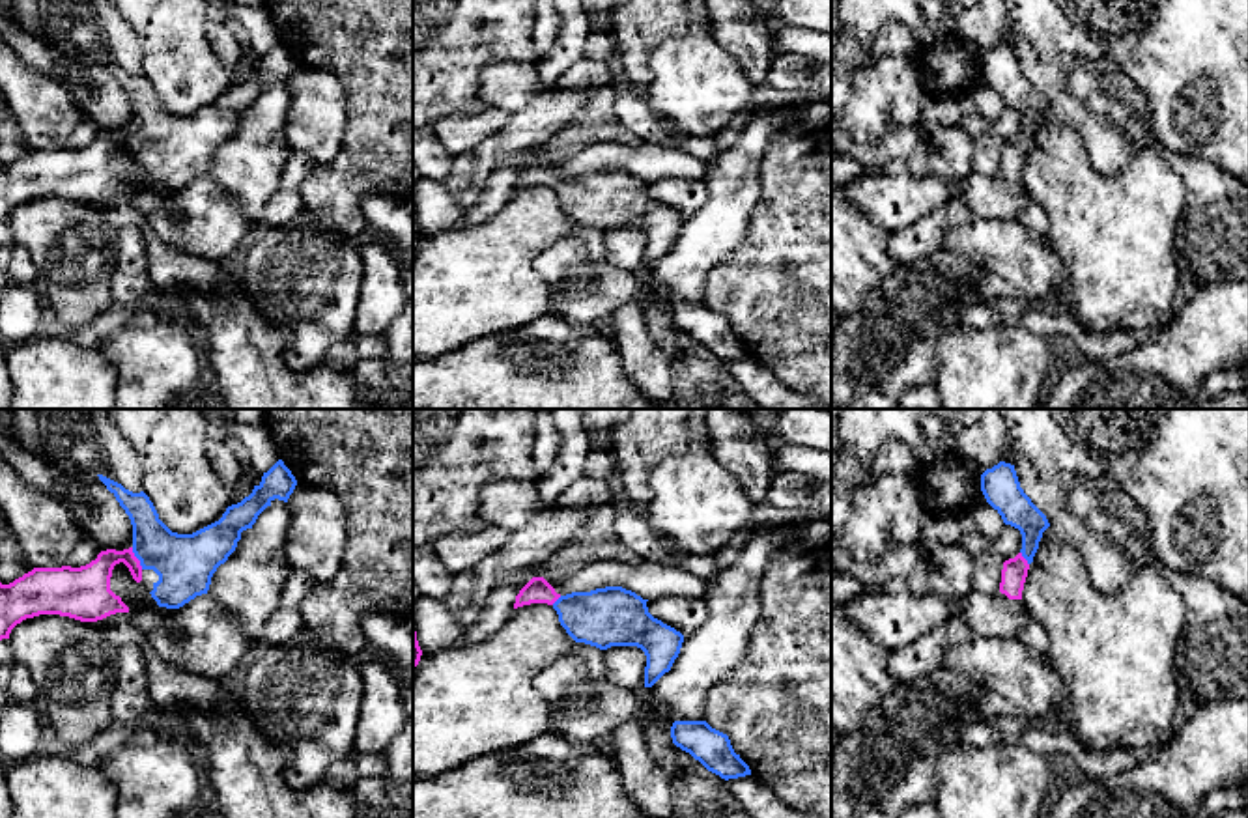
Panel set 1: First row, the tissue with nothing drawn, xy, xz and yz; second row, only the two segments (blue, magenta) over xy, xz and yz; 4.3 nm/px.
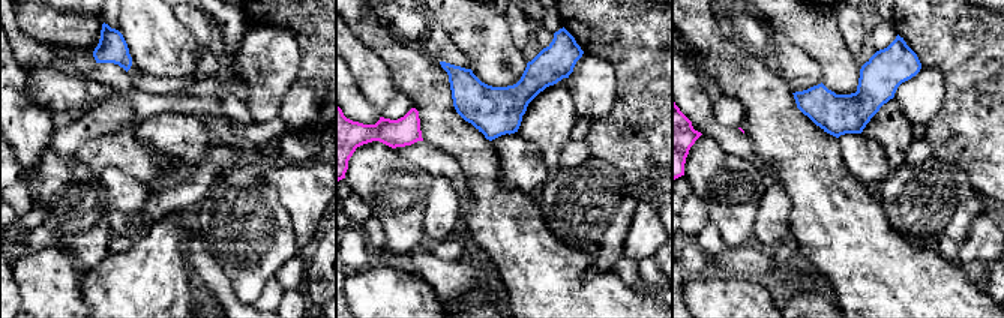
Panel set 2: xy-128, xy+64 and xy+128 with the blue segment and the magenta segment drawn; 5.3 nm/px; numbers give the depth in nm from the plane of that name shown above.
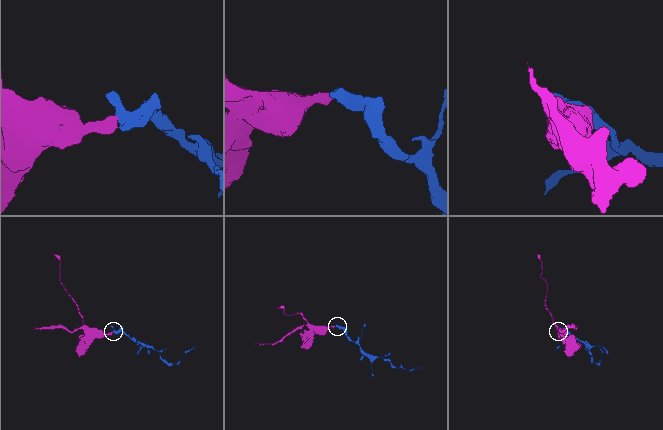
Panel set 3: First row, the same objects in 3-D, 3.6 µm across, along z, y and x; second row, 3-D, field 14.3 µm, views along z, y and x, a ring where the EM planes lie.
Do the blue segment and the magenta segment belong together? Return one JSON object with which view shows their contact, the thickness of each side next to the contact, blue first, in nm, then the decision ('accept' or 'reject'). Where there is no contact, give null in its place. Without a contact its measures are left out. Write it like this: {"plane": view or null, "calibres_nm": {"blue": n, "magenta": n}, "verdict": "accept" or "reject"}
{"plane": "xy", "calibres_nm": {"blue": 260, "magenta": 190}, "verdict": "accept"}

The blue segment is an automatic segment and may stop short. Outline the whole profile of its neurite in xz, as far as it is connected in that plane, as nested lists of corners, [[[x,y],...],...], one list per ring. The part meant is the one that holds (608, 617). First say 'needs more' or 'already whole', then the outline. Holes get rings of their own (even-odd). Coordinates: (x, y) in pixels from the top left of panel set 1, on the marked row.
needs more; [[[532,577],[516,596],[514,609],[547,603],[560,626],[575,642],[600,650],[637,646],[646,656],[645,687],[652,687],[671,670],[680,654],[684,635],[654,618],[643,599],[622,586],[560,596],[544,577]]]

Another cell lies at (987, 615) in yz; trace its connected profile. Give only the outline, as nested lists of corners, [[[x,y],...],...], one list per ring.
[[[971,590],[968,596],[953,598],[953,601],[957,616],[977,639],[1018,639],[1028,620],[1024,609],[1013,605],[1000,590],[994,594]]]

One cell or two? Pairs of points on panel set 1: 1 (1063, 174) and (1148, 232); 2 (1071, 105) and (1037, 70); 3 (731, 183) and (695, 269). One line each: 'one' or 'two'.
1: one
2: one
3: one

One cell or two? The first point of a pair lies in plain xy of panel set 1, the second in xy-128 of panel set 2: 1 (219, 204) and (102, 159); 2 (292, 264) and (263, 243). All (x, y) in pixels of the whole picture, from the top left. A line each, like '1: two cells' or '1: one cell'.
1: one cell
2: one cell

